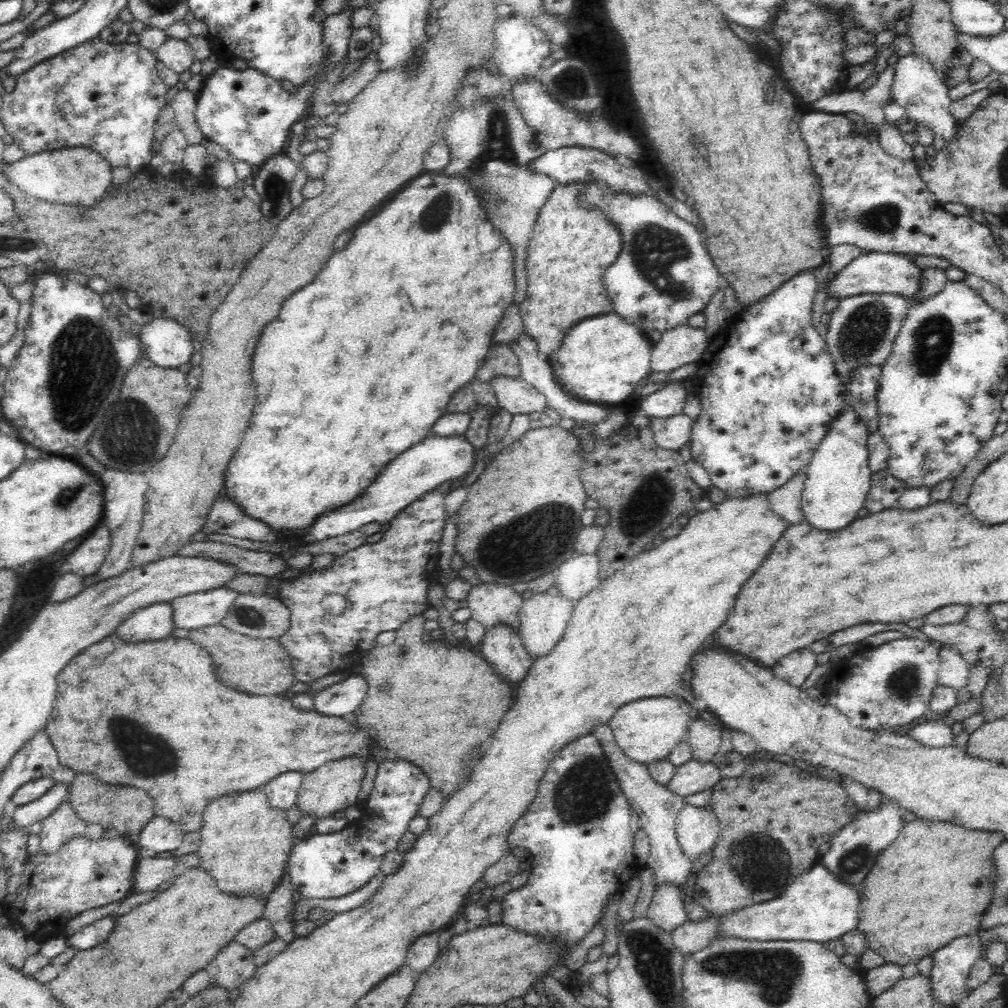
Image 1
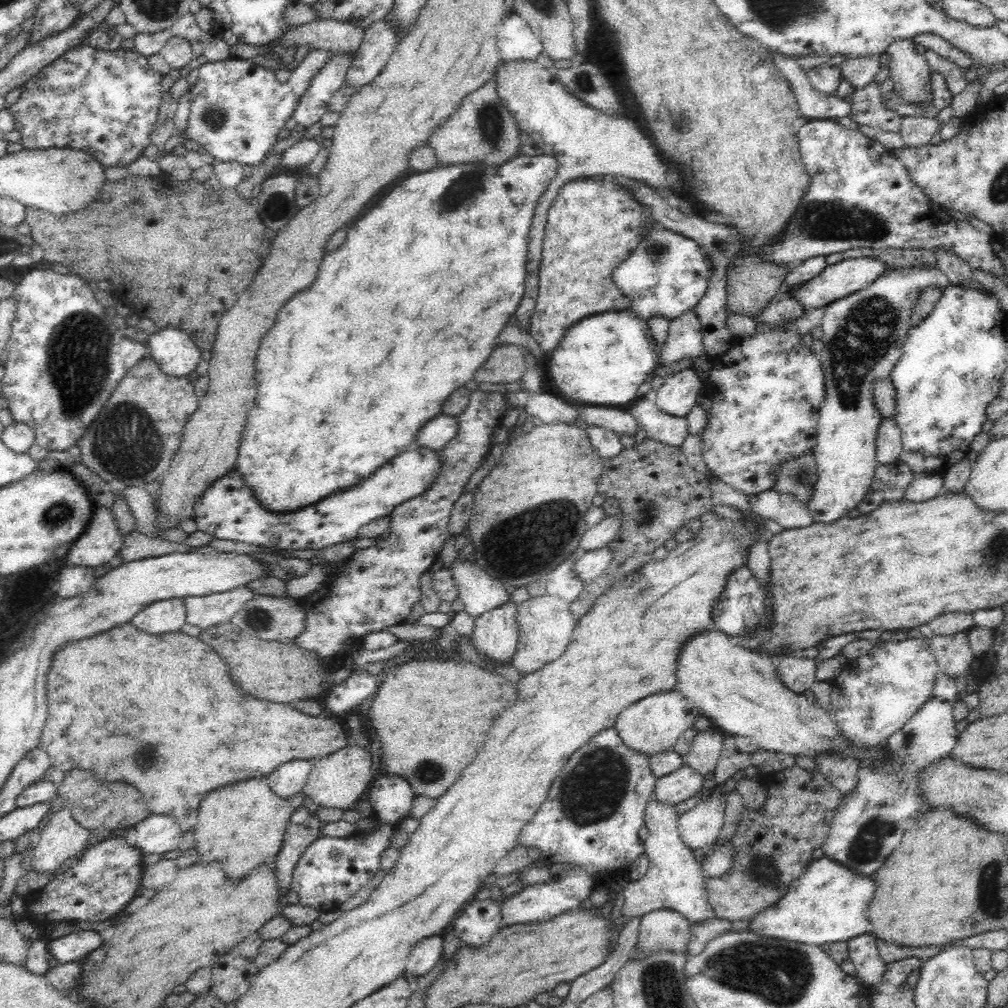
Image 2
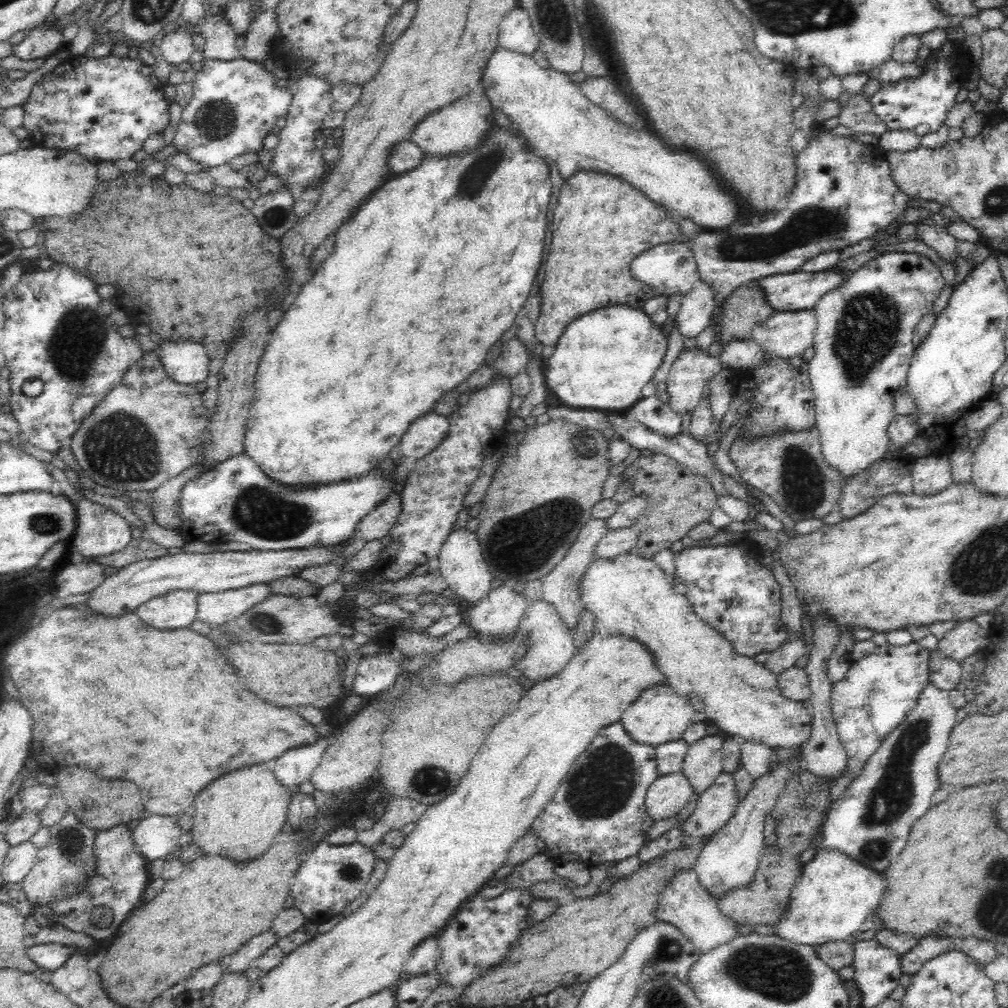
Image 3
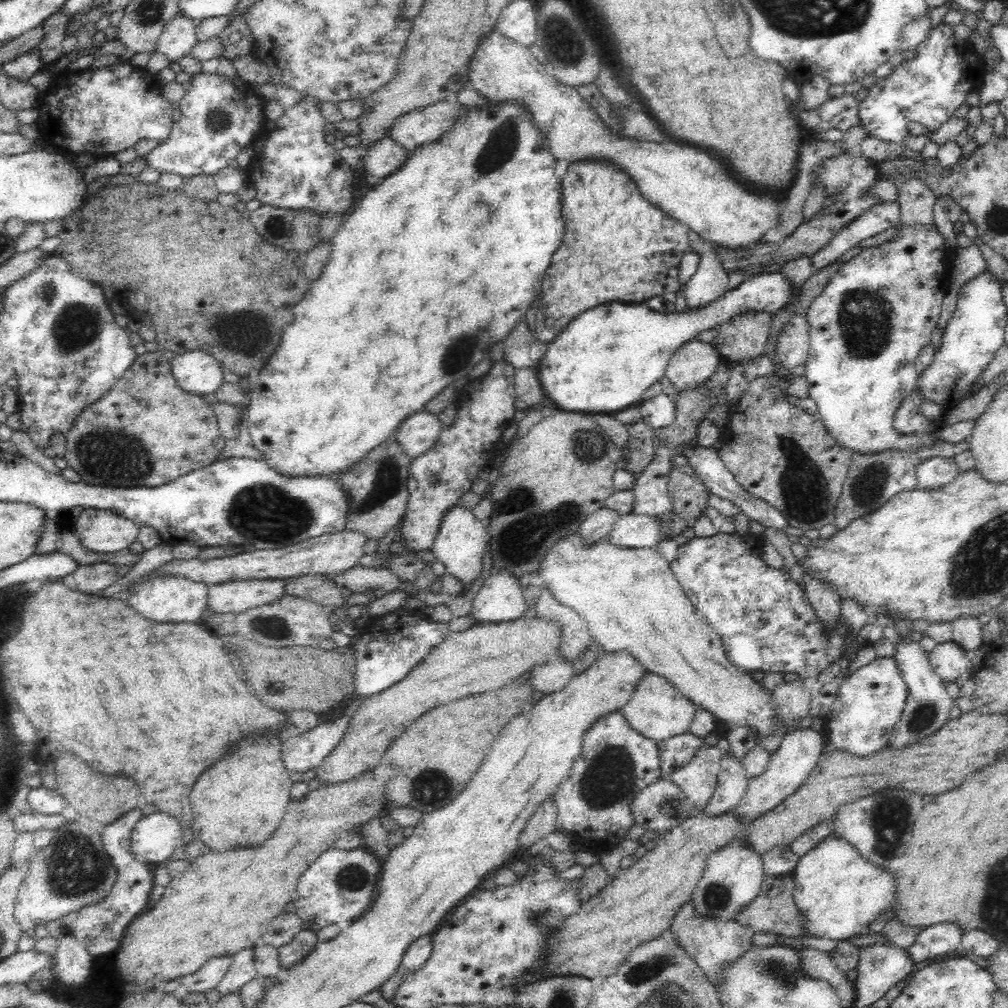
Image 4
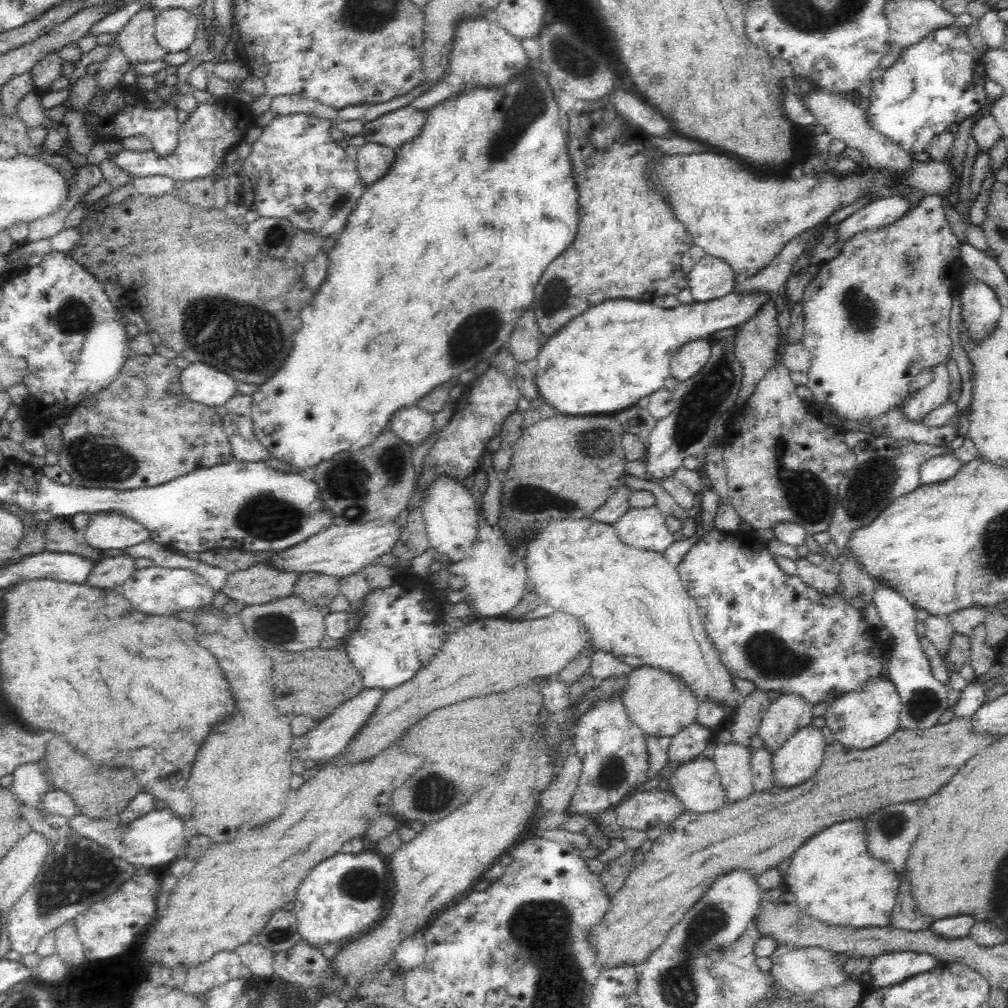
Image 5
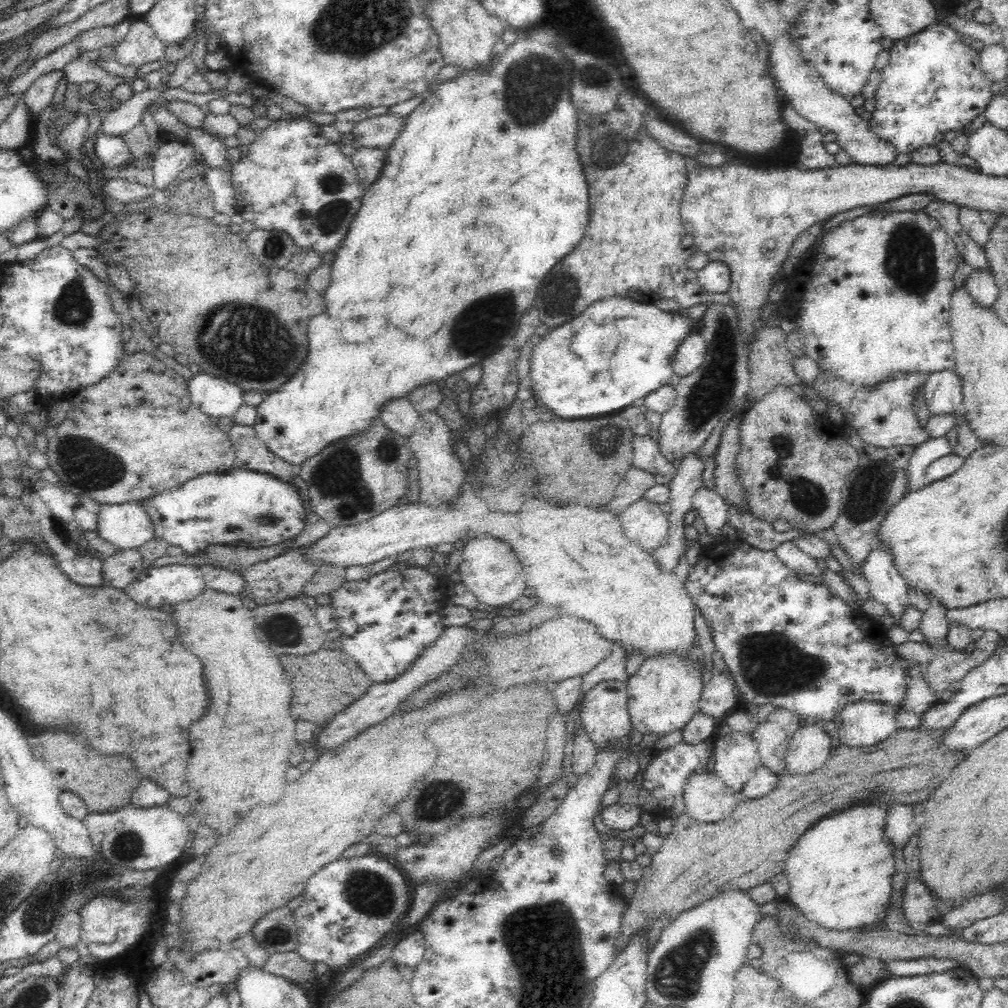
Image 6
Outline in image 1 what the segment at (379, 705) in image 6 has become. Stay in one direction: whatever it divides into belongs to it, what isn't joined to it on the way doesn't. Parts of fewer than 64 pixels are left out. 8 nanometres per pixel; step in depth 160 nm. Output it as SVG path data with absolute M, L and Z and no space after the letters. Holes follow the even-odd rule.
M300 771L284 772L262 786L261 790L266 794L270 807L284 811L294 807L303 782L303 775Z

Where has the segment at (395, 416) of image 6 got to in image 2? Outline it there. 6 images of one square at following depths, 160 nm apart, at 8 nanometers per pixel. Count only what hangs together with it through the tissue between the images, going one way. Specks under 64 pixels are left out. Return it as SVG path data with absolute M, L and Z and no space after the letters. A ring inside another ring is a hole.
M440 413L422 425L422 430L416 433L414 448L425 447L438 451L442 449L458 432L458 419L456 416Z

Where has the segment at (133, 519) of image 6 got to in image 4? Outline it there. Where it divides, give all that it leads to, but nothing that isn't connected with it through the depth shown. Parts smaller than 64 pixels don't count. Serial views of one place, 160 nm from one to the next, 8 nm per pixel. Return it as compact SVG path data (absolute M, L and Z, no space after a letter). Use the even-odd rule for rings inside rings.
M84 508L72 524L80 542L95 553L114 553L136 542L140 526L112 510Z

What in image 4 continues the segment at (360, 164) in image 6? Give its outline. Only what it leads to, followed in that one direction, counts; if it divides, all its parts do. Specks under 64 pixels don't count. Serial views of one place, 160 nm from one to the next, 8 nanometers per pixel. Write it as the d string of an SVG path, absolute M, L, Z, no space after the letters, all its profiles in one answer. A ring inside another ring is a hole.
M384 137L365 150L361 158L362 168L368 176L384 179L400 170L409 156L410 152L406 148Z

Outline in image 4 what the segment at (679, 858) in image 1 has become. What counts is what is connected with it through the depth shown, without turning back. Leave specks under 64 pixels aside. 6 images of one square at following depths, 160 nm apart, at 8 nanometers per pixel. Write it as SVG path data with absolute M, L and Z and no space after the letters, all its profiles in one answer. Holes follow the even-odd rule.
M690 898L678 910L674 922L668 928L667 935L680 941L680 945L690 955L690 958L693 958L694 962L702 969L712 986L716 987L720 984L722 968L728 962L734 962L738 956L742 956L752 946L752 937L755 935L755 930L742 926L736 920L718 920L717 918L706 918L697 914Z

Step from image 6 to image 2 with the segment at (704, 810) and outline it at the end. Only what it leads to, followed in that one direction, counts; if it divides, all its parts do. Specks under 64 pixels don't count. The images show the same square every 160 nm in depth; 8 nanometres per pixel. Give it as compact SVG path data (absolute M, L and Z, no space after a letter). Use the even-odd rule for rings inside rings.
M712 726L697 732L685 756L685 765L702 776L712 774L723 749L724 735L721 730Z

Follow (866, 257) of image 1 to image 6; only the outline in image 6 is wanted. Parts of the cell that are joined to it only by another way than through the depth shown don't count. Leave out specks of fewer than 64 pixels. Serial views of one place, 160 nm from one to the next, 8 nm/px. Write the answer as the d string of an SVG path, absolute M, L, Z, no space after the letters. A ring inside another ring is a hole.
M604 298L594 302L588 310L584 310L580 316L574 320L562 324L560 328L554 328L548 332L540 342L537 341L531 356L529 378L531 379L531 394L540 404L550 408L556 416L560 418L592 418L592 416L602 416L602 414L612 414L618 410L624 410L626 406L632 406L634 400L644 398L651 392L658 390L661 386L668 385L668 380L675 372L673 371L673 360L675 352L680 343L692 331L698 332L701 326L700 319L691 319L682 312L663 312L654 303L644 304L644 302L634 302L630 298ZM612 324L618 330L618 348L614 354L608 358L608 330ZM596 336L606 336L606 342L596 342L598 346L598 356L604 354L608 358L608 370L590 370L586 368L588 364L592 366L592 340Z

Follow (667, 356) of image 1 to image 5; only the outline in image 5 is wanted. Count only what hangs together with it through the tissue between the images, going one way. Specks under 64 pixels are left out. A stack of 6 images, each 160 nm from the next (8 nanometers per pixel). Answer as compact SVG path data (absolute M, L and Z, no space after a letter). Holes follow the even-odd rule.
M704 255L688 273L690 291L695 302L722 298L734 290L735 275L722 258Z

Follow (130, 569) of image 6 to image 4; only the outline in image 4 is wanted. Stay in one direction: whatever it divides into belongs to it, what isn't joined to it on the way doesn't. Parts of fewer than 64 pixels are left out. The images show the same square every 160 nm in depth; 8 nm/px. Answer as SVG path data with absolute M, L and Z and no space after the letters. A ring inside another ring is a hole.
M107 562L79 565L72 574L64 576L62 582L70 588L78 588L79 591L94 594L108 588L118 579L116 565Z

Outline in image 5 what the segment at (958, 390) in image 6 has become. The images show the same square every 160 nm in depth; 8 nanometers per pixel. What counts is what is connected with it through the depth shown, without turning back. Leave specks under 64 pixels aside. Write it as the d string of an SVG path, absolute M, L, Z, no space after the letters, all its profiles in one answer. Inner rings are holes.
M945 364L934 366L932 381L925 387L910 394L902 403L904 417L912 422L922 421L923 418L934 408L950 398L950 372Z

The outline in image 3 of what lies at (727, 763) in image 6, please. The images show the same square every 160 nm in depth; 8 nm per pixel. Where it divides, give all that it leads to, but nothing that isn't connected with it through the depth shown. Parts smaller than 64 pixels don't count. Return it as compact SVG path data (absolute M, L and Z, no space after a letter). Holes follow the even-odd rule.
M722 771L711 788L702 792L692 814L684 821L682 832L688 837L710 837L724 826L738 803L732 773Z

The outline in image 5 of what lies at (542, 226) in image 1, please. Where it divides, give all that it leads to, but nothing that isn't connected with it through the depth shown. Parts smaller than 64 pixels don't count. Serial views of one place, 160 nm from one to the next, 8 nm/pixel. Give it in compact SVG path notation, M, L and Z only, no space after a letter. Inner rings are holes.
M606 98L598 102L577 100L567 115L567 145L572 161L573 178L580 192L580 230L572 246L546 268L542 280L536 286L533 312L540 332L546 336L556 334L574 316L610 298L644 298L642 302L652 302L646 298L672 294L681 304L695 303L690 291L688 273L682 271L680 264L684 251L694 245L693 239L686 225L678 221L671 211L661 188L651 184L651 176L647 172L652 160L660 158L660 152L650 144L644 132L631 125L612 106L610 100L606 102Z

